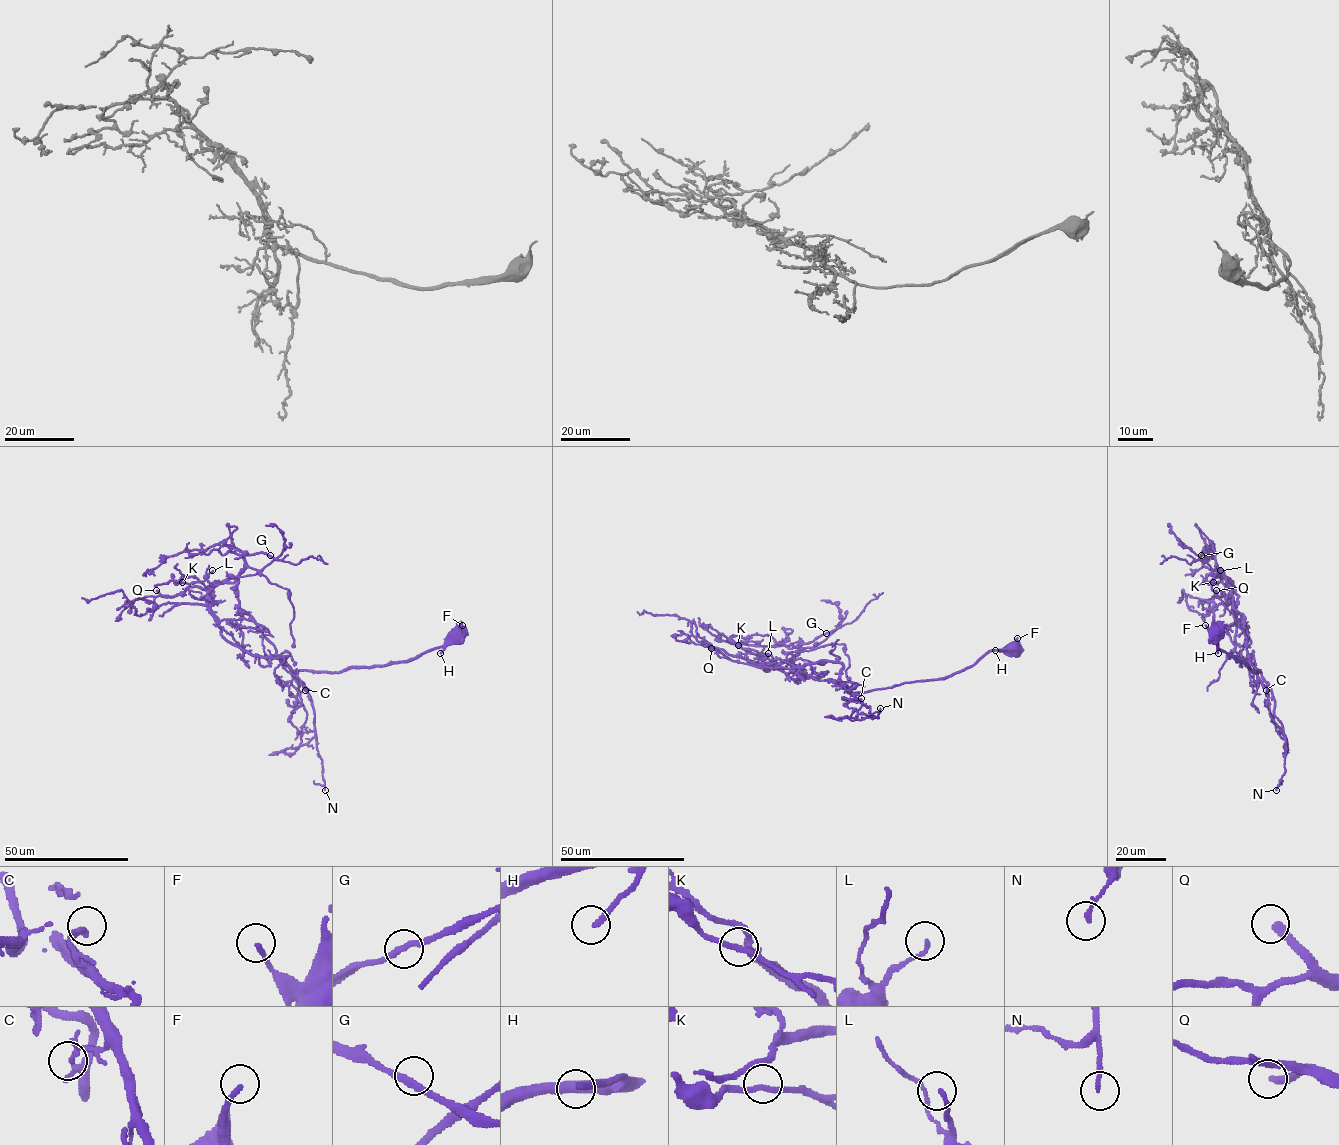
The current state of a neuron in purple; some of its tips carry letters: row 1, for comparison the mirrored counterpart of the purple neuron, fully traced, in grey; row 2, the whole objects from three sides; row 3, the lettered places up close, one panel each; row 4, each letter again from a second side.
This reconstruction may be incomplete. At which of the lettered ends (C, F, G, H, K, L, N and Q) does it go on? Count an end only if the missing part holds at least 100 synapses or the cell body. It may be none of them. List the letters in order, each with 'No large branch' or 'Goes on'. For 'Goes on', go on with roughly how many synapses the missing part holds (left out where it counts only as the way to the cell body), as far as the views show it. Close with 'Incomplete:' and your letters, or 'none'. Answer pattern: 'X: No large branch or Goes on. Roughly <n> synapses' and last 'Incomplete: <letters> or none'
C: No large branch
F: No large branch
G: No large branch
H: No large branch
K: No large branch
L: No large branch
N: No large branch
Q: Goes on. Roughly 100 synapses
Incomplete: Q

